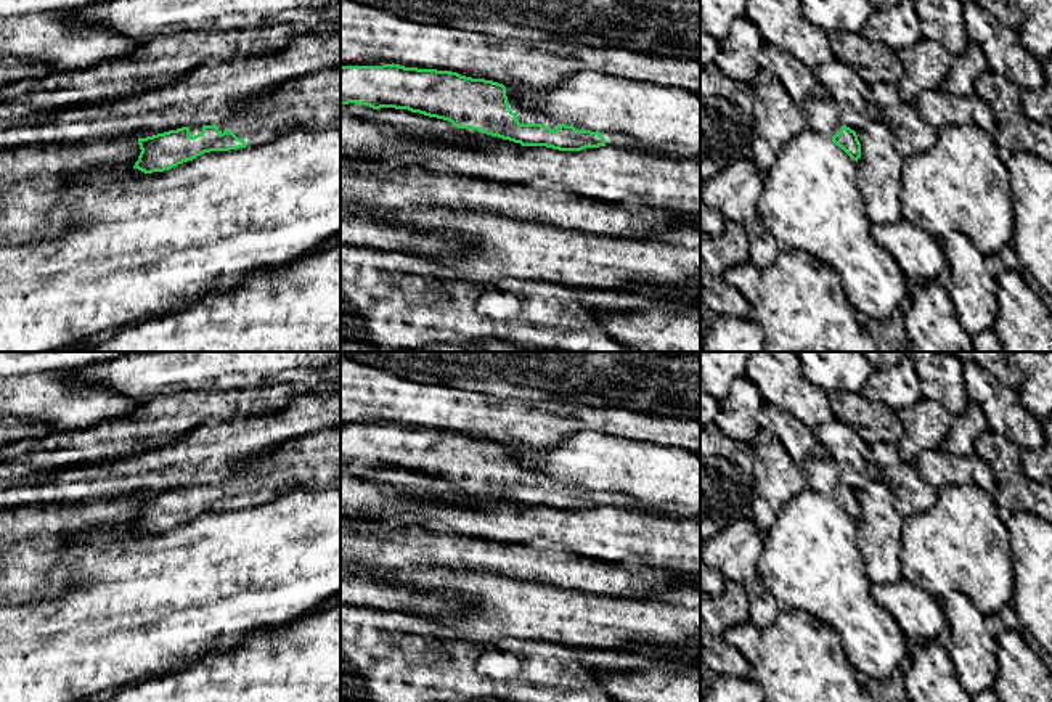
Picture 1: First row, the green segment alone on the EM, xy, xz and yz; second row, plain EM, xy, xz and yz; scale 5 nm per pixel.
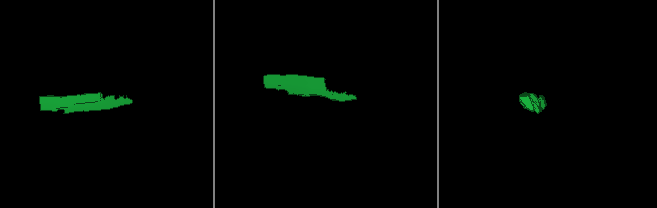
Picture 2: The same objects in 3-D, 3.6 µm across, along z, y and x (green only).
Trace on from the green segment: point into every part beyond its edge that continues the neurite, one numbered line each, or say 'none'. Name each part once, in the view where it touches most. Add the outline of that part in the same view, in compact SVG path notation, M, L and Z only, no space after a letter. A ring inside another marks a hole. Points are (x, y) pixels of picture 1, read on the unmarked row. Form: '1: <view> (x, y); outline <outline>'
1: xz (524, 476); outline M506 447L506 456L511 471L517 474L517 480L520 484L541 484L541 485L548 485L551 490L556 490L556 487L559 485L557 480L544 475L543 472L527 469L520 463L517 463L511 455L509 447Z

